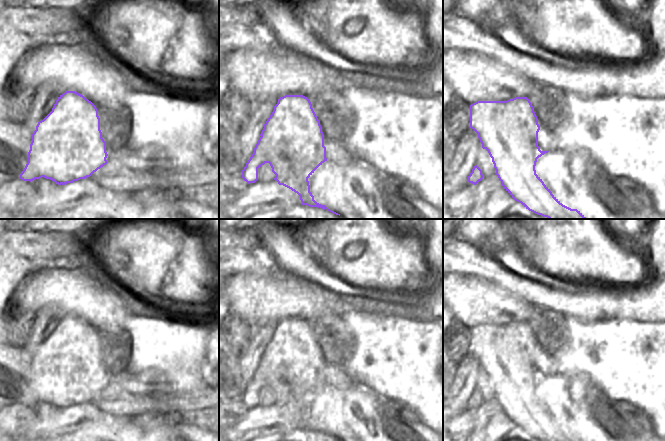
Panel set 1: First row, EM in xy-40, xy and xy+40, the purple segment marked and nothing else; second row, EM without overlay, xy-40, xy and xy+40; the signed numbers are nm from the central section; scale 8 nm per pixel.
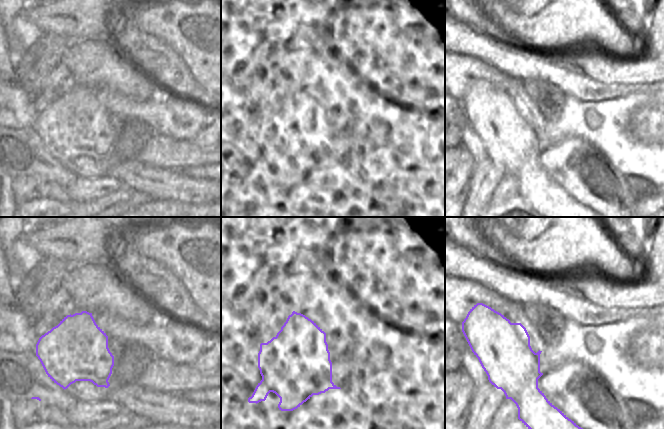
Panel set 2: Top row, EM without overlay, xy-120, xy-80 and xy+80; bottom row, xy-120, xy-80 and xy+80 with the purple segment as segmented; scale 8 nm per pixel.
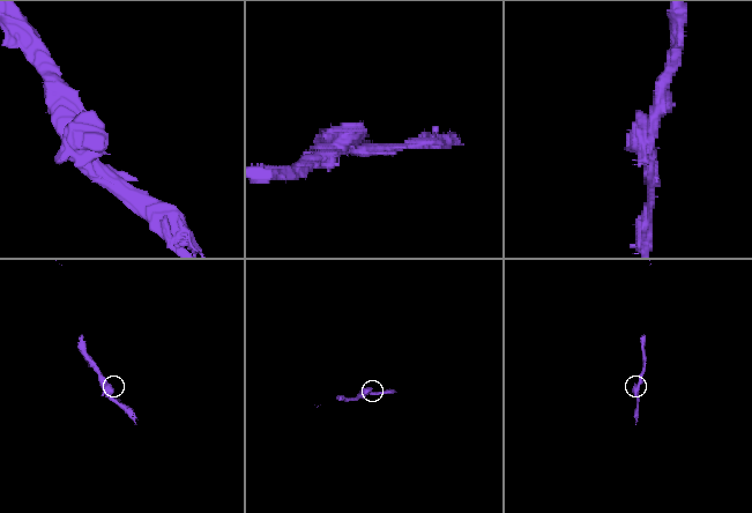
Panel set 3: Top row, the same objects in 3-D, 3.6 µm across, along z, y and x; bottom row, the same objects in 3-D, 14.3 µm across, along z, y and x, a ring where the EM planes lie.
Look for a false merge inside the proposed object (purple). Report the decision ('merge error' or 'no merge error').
merge error

